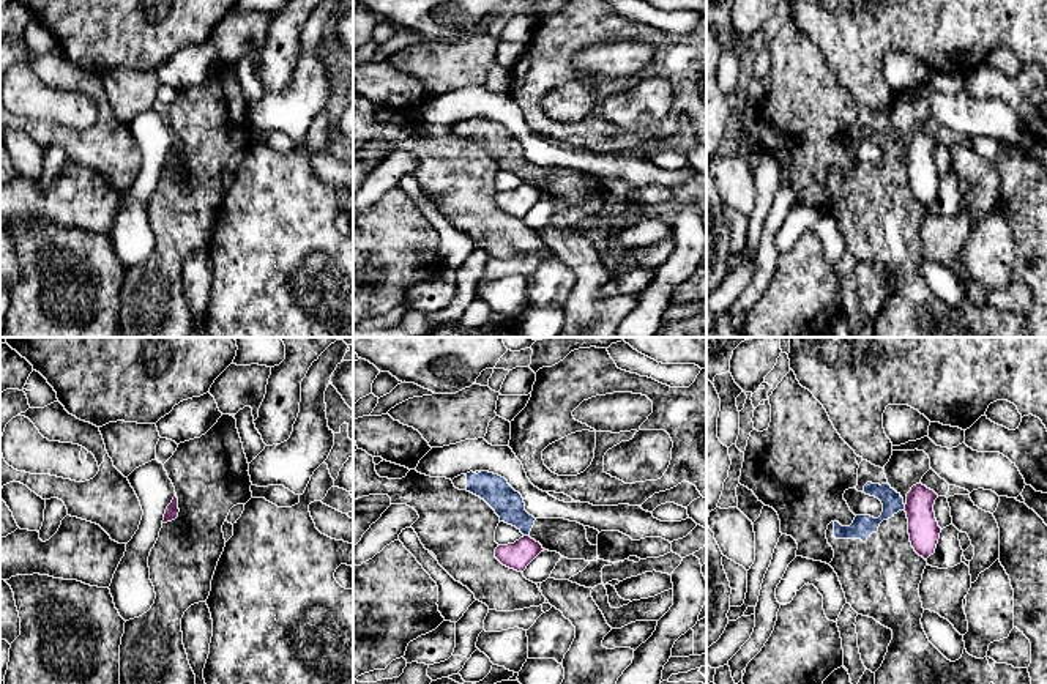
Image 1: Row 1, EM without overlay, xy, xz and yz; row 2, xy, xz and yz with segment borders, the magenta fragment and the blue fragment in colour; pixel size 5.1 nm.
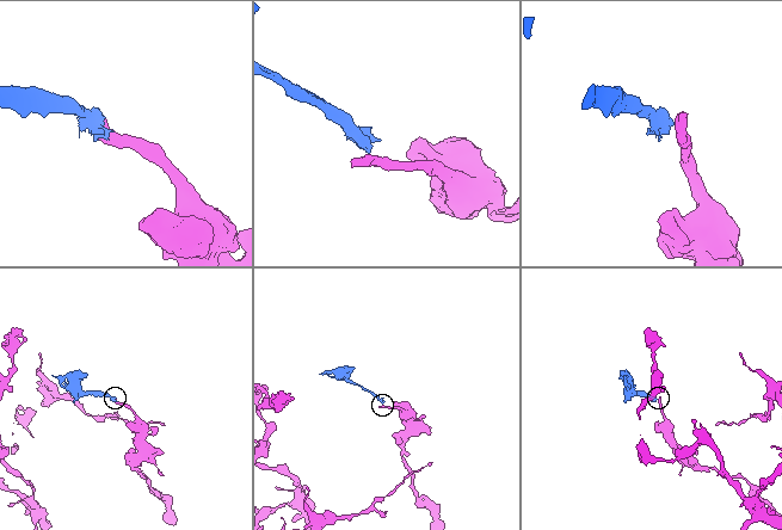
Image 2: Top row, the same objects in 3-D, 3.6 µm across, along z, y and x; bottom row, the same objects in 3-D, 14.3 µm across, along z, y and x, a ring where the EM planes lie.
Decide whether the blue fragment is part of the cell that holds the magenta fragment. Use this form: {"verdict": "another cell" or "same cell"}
{"verdict": "another cell"}

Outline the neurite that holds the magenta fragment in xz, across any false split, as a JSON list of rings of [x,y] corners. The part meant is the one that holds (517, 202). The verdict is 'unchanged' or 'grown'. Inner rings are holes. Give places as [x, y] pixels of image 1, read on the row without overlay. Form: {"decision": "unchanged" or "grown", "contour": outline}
{"decision": "unchanged", "contour": [[[524,183],[514,191],[498,192],[495,195],[495,205],[506,214],[514,216],[517,219],[524,219],[527,213],[544,199],[542,192],[531,186],[530,183]]]}

